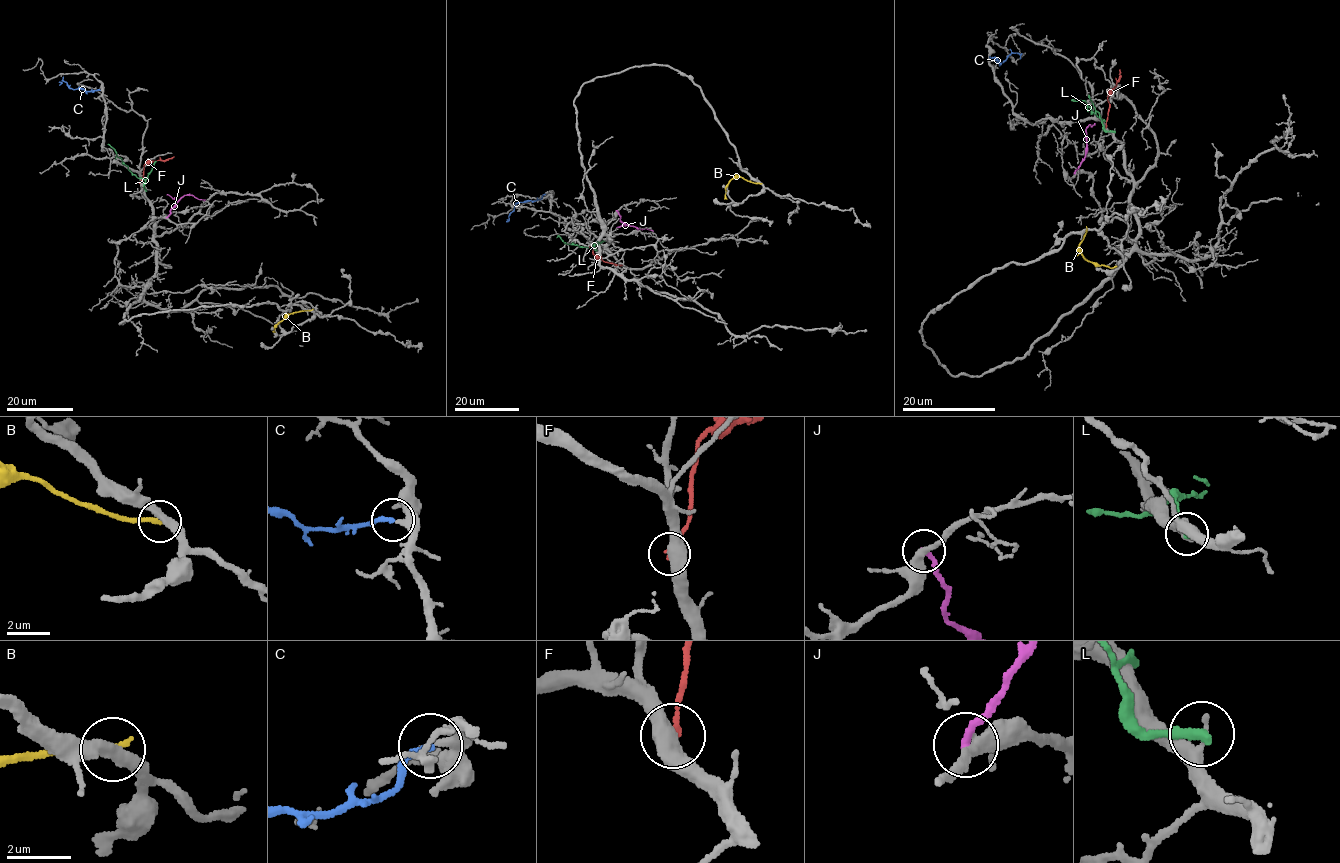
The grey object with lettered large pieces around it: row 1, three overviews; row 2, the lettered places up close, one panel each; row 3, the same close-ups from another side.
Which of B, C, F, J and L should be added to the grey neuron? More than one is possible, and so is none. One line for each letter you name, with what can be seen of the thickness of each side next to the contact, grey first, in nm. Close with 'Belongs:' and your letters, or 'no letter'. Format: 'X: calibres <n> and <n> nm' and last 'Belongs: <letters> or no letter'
C: calibres 280 and 220 nm
Belongs: C

